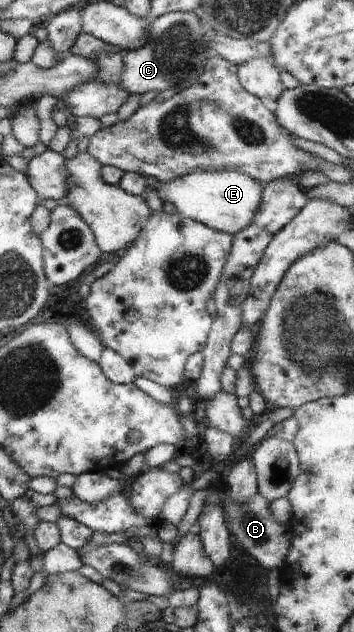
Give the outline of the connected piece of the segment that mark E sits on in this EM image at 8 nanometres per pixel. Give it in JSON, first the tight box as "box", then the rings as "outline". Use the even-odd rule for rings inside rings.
{"box":[146,171,264,236],"outline":[[[197,171],[172,181],[162,181],[155,177],[146,179],[148,186],[156,190],[160,200],[170,202],[184,217],[233,236],[252,224],[262,205],[264,184],[239,171]]]}

